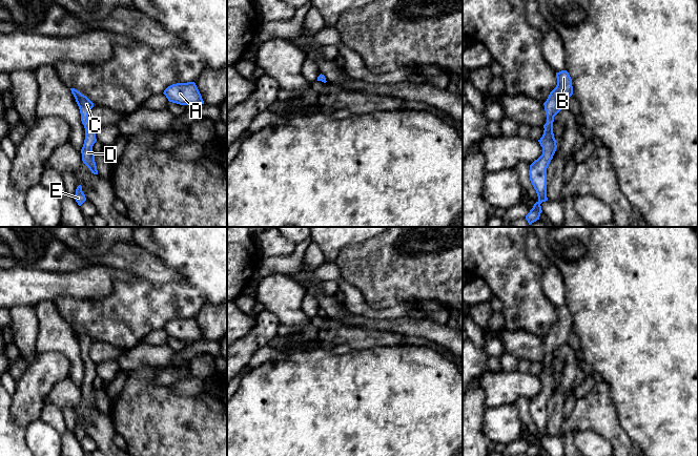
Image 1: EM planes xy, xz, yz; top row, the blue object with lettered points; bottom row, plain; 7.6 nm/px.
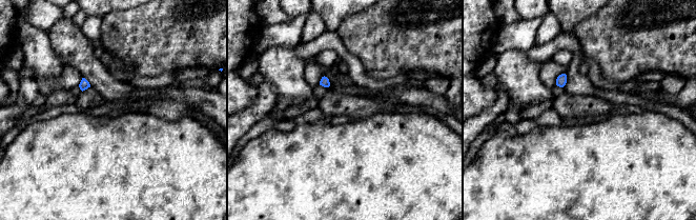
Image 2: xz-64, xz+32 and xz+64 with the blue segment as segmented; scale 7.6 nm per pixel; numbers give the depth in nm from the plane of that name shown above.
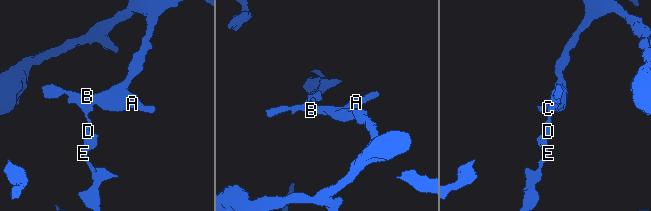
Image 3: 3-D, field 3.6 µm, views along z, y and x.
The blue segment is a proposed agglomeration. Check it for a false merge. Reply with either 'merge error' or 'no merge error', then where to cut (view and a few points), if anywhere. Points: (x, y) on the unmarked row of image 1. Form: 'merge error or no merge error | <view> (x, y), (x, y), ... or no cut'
no merge error | no cut

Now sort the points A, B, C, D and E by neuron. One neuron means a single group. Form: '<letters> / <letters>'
A B C D E

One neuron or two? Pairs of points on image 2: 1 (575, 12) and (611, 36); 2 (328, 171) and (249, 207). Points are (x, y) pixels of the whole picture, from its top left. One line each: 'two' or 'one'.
1: two
2: one

